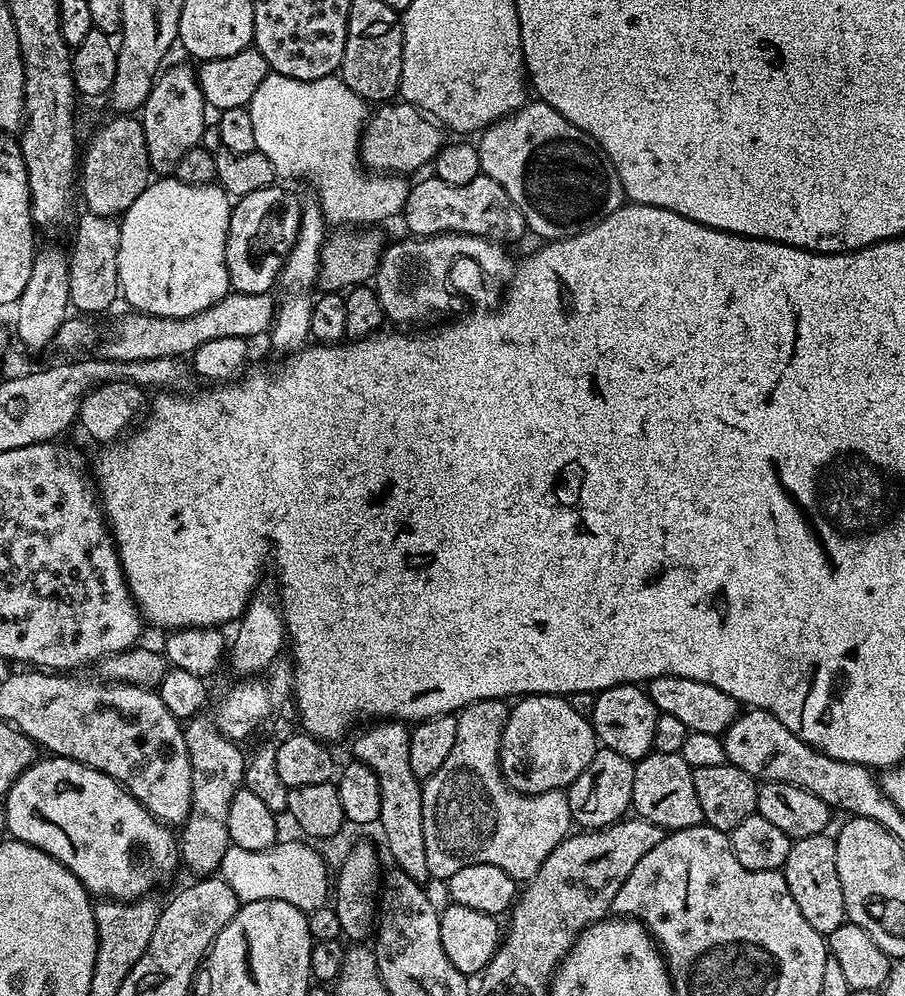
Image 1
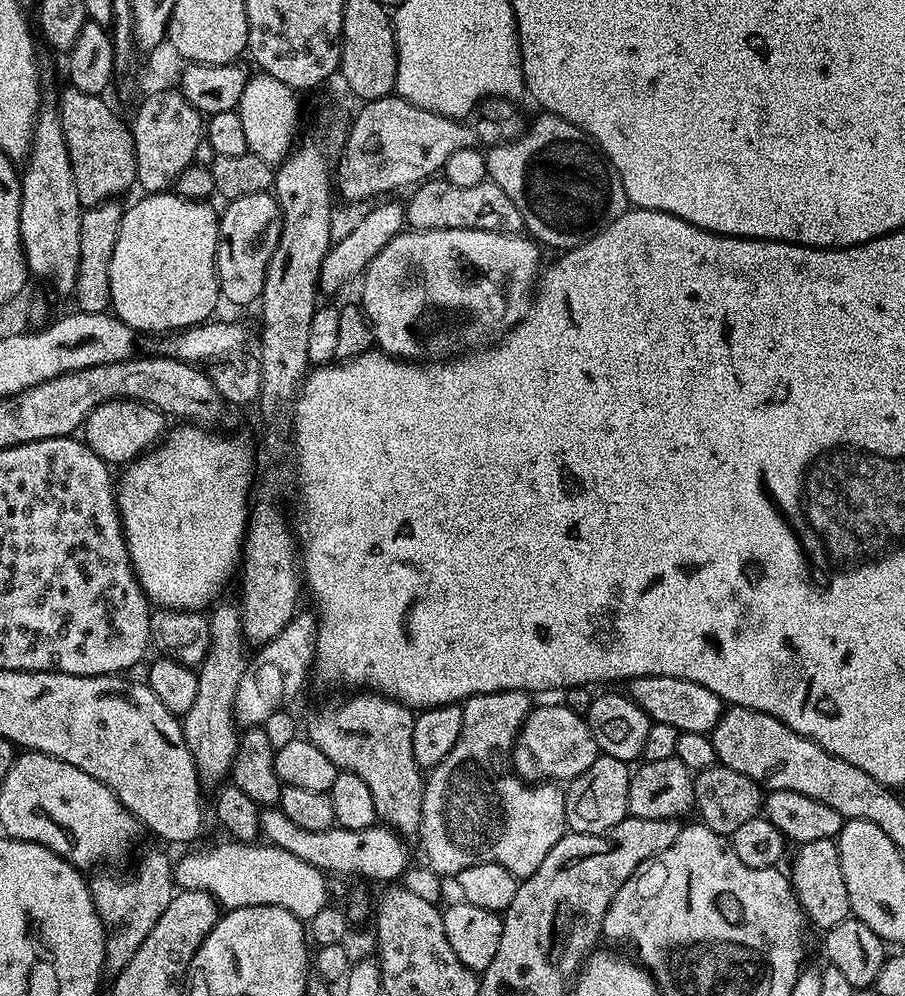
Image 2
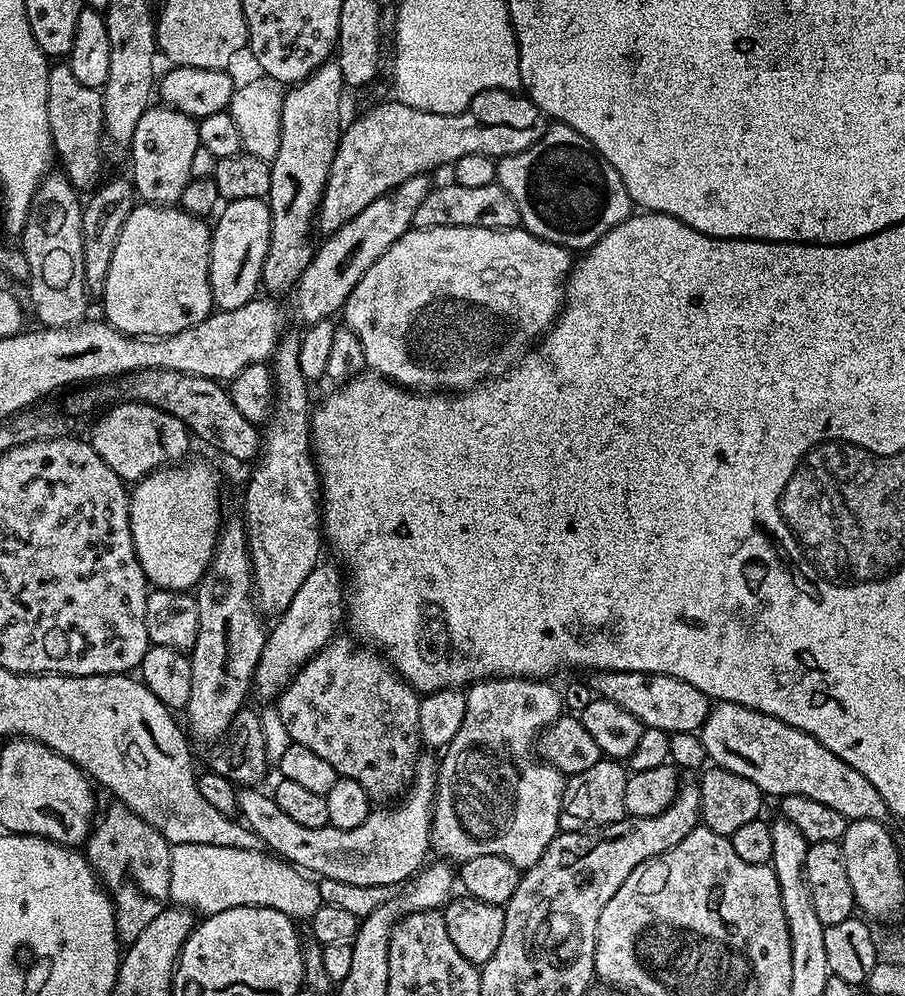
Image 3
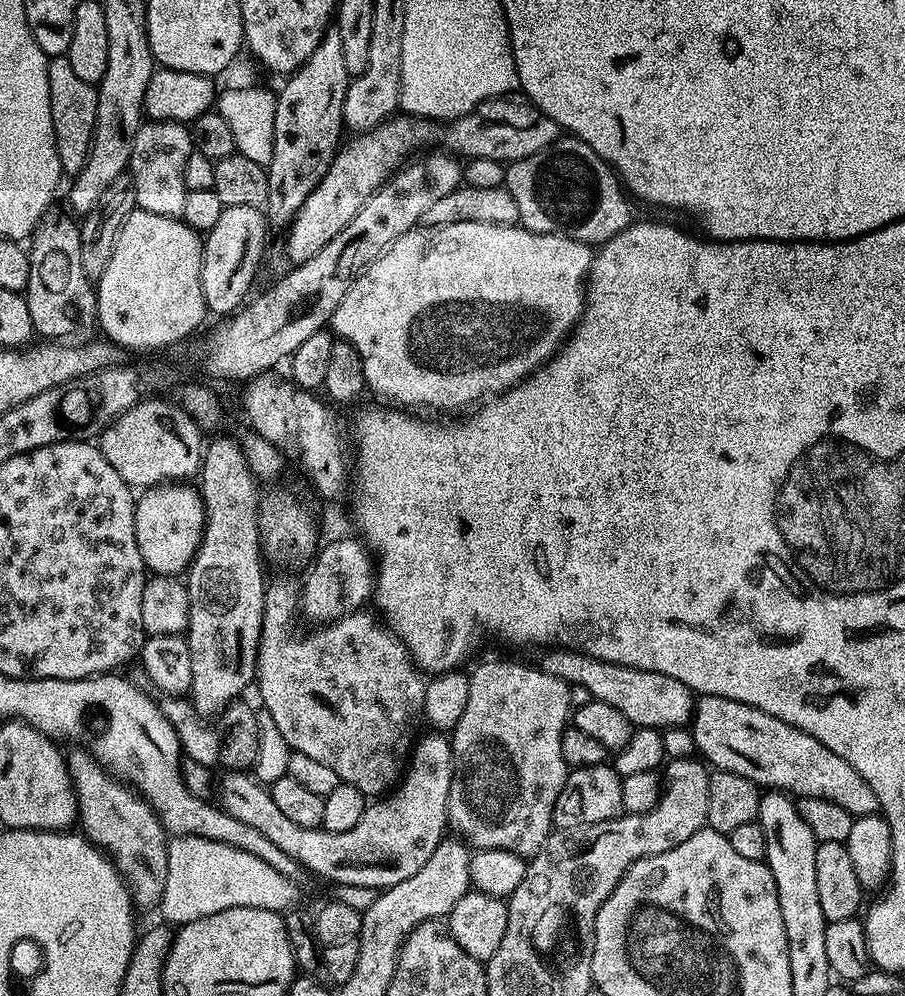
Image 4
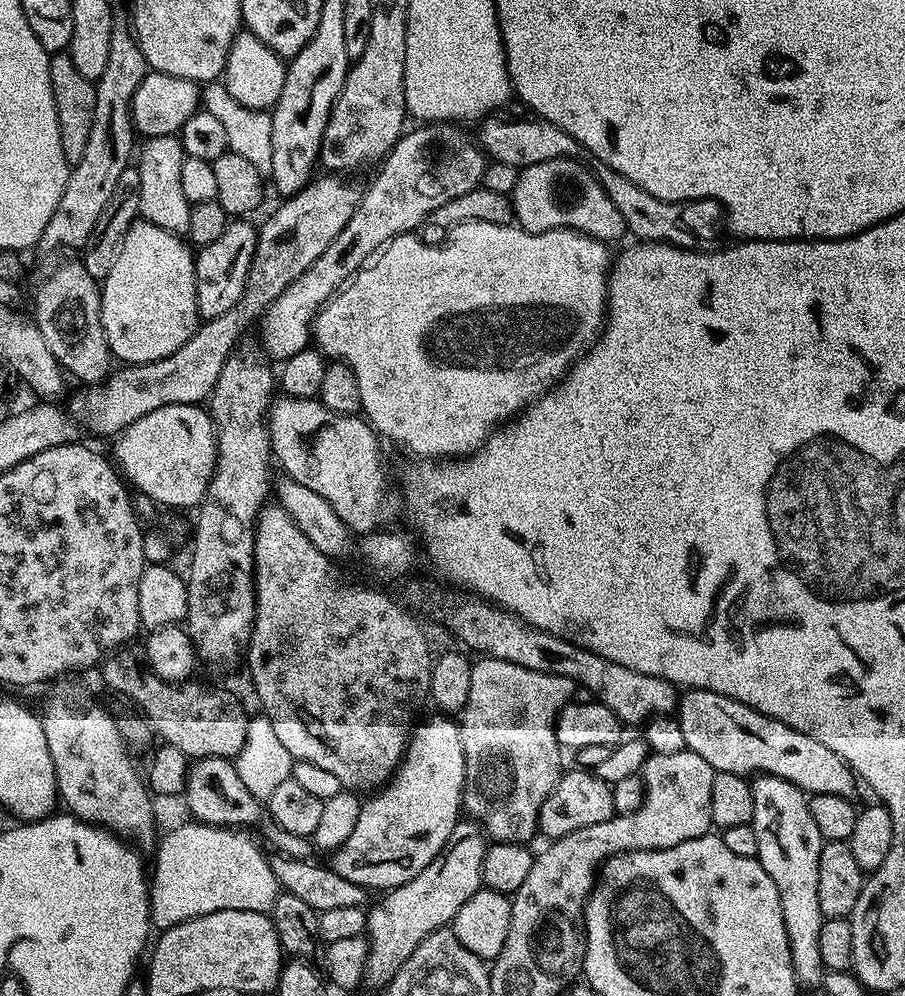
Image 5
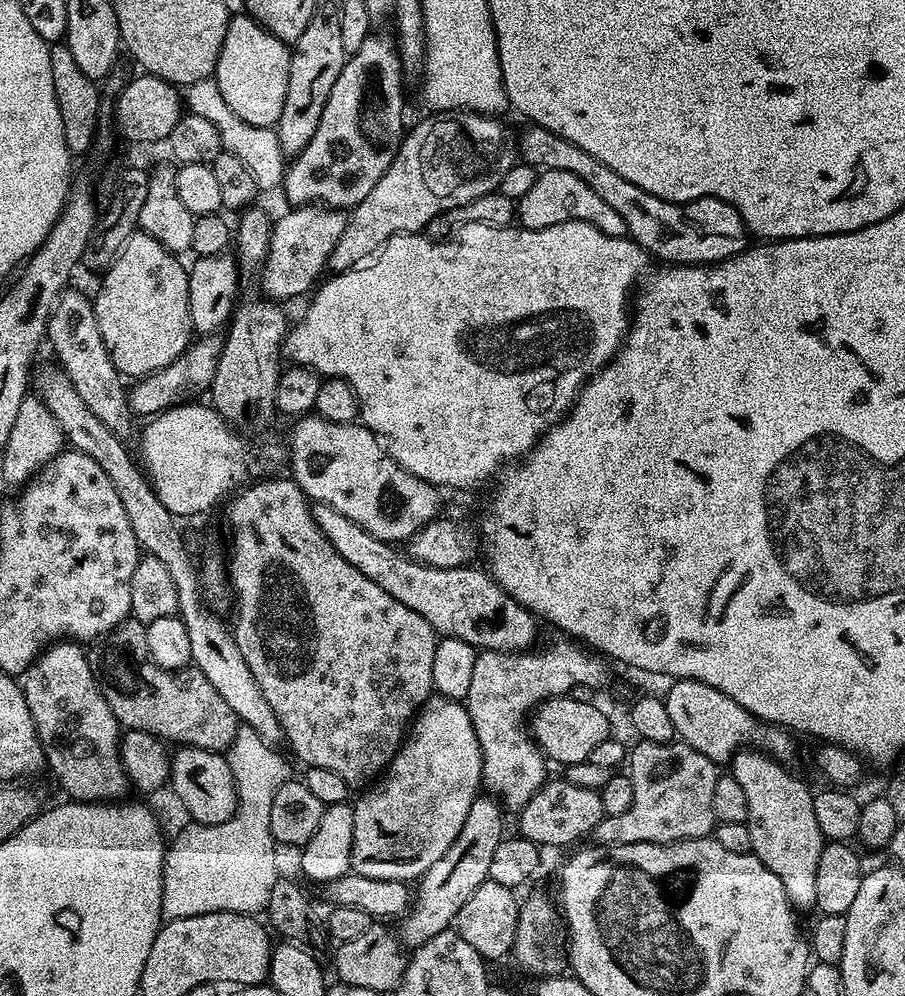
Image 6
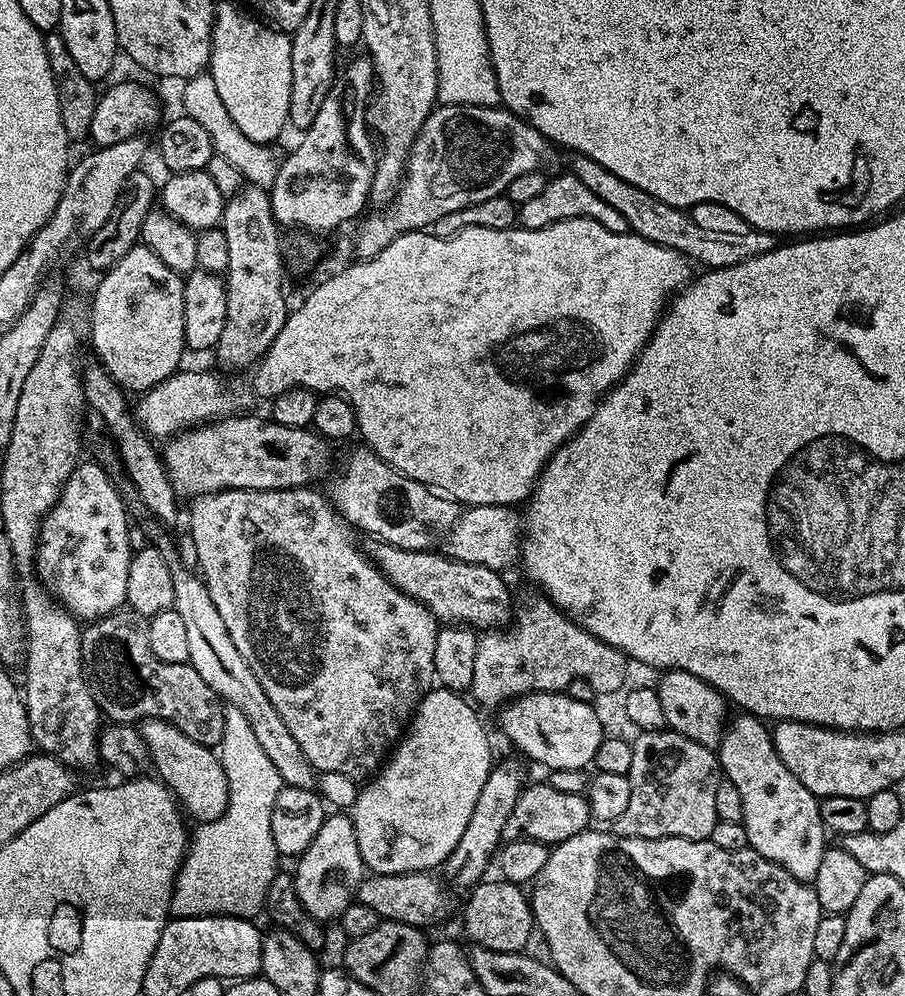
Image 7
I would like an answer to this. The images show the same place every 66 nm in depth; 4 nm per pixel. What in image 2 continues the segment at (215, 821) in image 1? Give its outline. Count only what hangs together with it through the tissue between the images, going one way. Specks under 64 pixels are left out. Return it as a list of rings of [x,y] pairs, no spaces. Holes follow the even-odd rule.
[[[235,603],[219,604],[211,609],[208,616],[210,646],[206,650],[206,658],[198,665],[196,672],[198,696],[194,698],[194,706],[190,706],[190,710],[182,718],[184,741],[194,758],[196,773],[205,789],[215,789],[229,779],[232,763],[238,755],[238,725],[232,715],[232,707],[246,663],[246,641],[240,621],[240,609]]]

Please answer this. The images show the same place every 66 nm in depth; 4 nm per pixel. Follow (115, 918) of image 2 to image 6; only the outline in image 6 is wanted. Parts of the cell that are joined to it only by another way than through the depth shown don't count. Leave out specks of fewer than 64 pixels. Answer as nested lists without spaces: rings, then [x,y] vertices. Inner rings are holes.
[[[53,642],[36,657],[27,670],[22,673],[22,687],[24,689],[24,697],[26,698],[26,706],[30,710],[30,718],[34,722],[36,727],[36,733],[40,739],[40,745],[44,751],[44,762],[47,771],[52,771],[56,775],[56,780],[69,792],[71,799],[76,802],[116,802],[124,796],[127,792],[130,792],[130,785],[128,783],[128,775],[124,773],[124,767],[120,761],[120,737],[122,735],[122,729],[119,722],[114,718],[114,714],[110,710],[110,706],[106,702],[106,698],[102,694],[102,690],[98,686],[98,682],[94,678],[92,668],[88,665],[88,658],[85,649],[79,643],[76,642]]]

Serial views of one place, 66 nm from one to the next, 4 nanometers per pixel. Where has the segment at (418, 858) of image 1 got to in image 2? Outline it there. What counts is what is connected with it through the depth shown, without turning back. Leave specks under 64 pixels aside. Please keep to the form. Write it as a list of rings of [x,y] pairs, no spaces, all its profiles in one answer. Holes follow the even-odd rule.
[[[365,691],[365,696],[352,696],[349,700],[344,700],[341,704],[336,704],[333,708],[320,708],[308,720],[308,732],[306,732],[307,739],[314,742],[314,746],[318,746],[318,750],[322,750],[322,754],[326,754],[326,758],[330,758],[330,762],[334,762],[337,769],[353,772],[358,774],[358,778],[362,778],[362,782],[366,782],[366,786],[370,786],[370,795],[374,797],[374,806],[376,807],[377,817],[387,827],[400,833],[401,837],[408,838],[408,836],[415,837],[420,830],[420,823],[422,822],[422,802],[424,801],[424,786],[426,783],[425,773],[418,766],[418,762],[414,758],[414,722],[416,716],[413,709],[407,708],[405,704],[401,704],[399,700],[391,700],[389,696],[377,694],[375,691]]]

